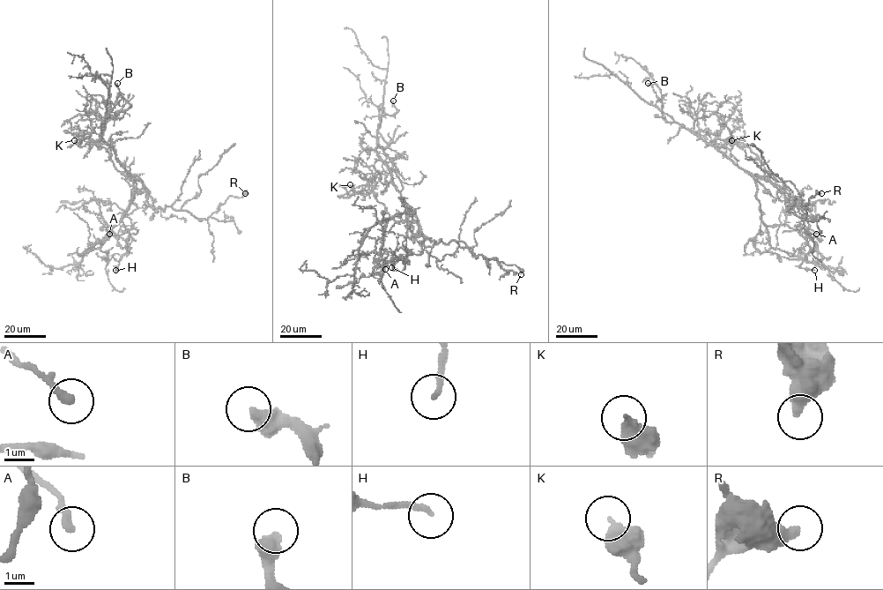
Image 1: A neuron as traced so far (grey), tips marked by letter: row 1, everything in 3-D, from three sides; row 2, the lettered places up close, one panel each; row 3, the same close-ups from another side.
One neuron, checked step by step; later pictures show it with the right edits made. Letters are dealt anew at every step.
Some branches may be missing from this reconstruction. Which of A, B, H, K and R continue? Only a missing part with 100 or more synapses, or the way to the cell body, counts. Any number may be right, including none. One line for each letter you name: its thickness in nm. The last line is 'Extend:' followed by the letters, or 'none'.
Extend: none

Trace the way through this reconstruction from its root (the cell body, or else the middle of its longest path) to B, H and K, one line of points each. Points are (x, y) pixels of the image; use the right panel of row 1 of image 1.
B: (745, 172), (688, 129), (667, 122), (663, 115), (663, 103), (648, 83)
H: (745, 172), (770, 182), (791, 204), (801, 208), (809, 226), (805, 236), (810, 250), (799, 265), (814, 270)
K: (745, 172), (708, 144), (722, 139), (738, 143), (738, 147), (731, 140)

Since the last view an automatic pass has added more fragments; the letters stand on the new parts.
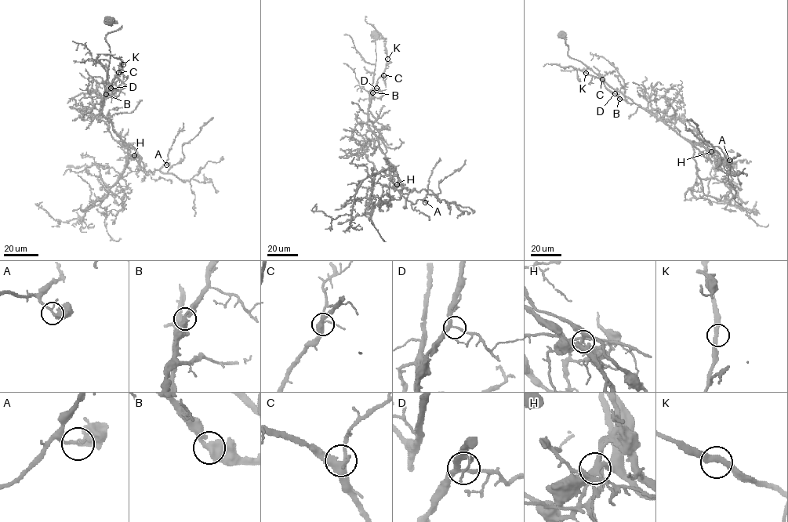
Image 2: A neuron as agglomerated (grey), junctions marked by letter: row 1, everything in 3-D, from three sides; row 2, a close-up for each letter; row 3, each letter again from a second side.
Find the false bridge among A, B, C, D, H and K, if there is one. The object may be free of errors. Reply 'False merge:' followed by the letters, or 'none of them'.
False merge: H

